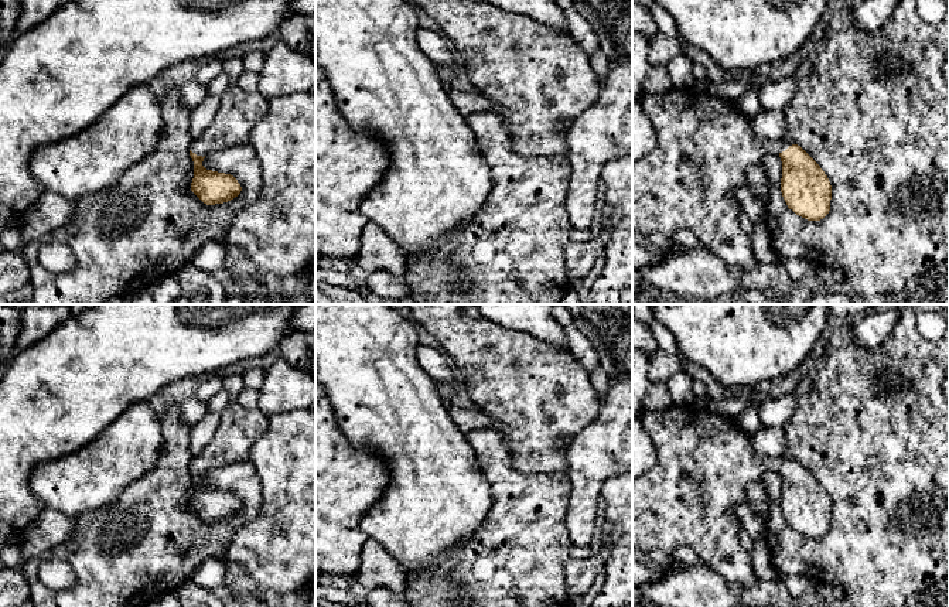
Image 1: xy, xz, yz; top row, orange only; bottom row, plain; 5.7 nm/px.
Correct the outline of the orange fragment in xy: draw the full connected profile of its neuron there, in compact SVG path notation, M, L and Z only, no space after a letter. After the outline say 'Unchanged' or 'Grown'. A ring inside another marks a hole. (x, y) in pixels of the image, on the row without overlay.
M229 400L229 403L221 412L221 423L215 436L205 446L205 449L199 454L192 456L190 461L190 473L194 478L194 495L191 499L191 508L204 521L215 522L228 519L238 514L242 508L240 501L233 492L206 487L202 482L205 473L214 468L249 460L253 444L266 432L267 424L269 416L266 416L260 409L245 409L238 400Z. Grown

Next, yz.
M672 405L670 407L662 412L642 410L639 416L644 423L644 427L646 429L649 437L652 439L655 444L658 460L648 473L645 473L644 475L632 481L632 546L634 548L644 550L644 552L659 549L659 550L666 552L668 555L673 555L679 548L687 546L687 548L692 548L697 553L699 560L701 563L716 570L727 582L737 582L743 586L755 584L757 582L759 582L759 579L755 576L752 555L743 548L740 538L738 538L738 529L741 528L741 521L735 515L735 505L740 502L748 505L747 487L751 482L761 481L764 477L764 473L769 468L776 470L782 478L781 509L782 509L782 514L788 525L792 526L796 532L808 538L820 538L829 531L830 516L832 516L832 502L830 502L827 492L820 485L820 482L800 463L792 458L782 457L782 456L774 458L774 457L765 457L765 456L758 454L752 446L752 433L744 432L737 424L734 417L720 416L706 409L700 409L696 405Z. Grown

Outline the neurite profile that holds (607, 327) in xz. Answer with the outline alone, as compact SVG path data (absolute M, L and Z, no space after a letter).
M570 304L573 325L597 352L618 362L631 344L631 304Z

